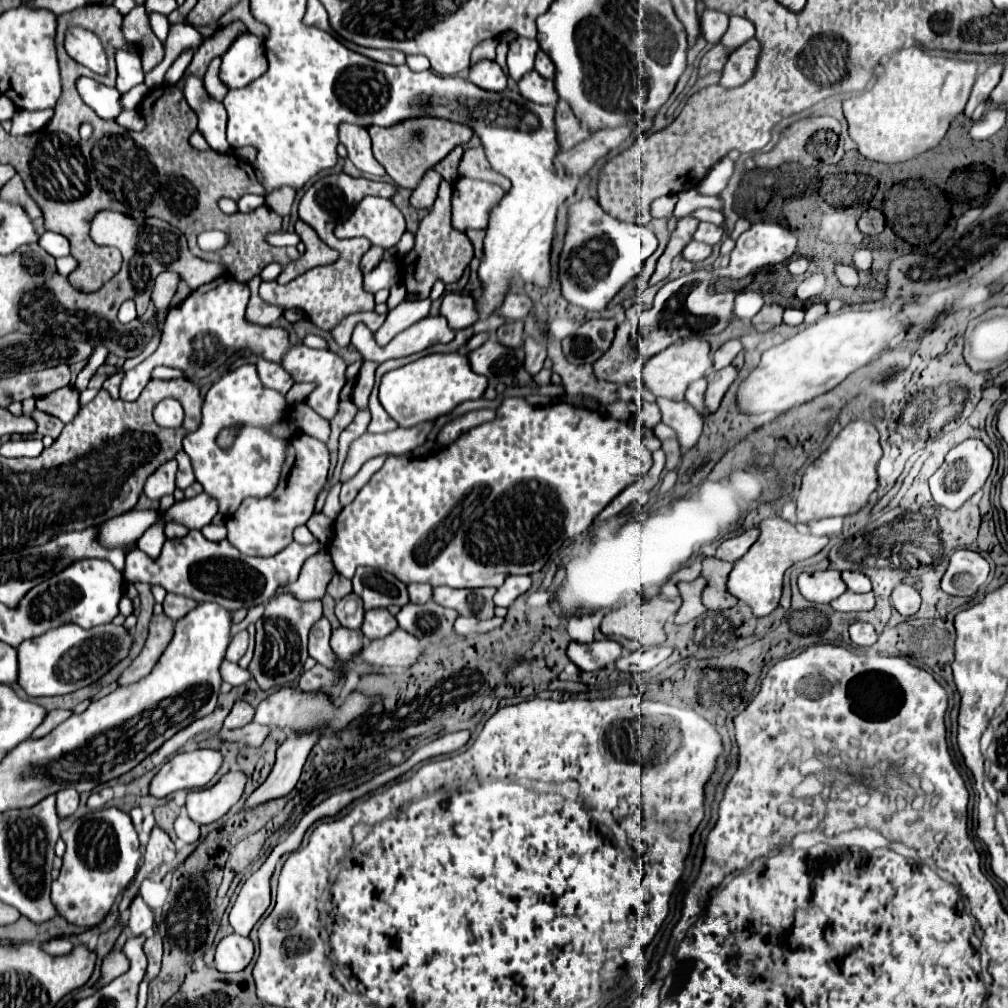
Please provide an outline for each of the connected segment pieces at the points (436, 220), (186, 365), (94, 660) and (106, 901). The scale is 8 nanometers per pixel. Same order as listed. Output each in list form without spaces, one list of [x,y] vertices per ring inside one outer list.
[[[442,182],[438,190],[438,198],[432,206],[432,210],[422,218],[418,232],[416,232],[416,244],[412,248],[416,260],[412,264],[402,264],[402,282],[406,286],[406,300],[424,300],[430,296],[432,286],[436,280],[442,280],[444,284],[454,284],[464,274],[466,266],[472,260],[472,244],[466,234],[456,234],[450,224],[450,198],[452,198],[454,186],[450,182]]]
[[[218,278],[210,284],[196,288],[178,308],[172,308],[168,312],[166,322],[162,326],[162,338],[158,350],[124,376],[122,398],[136,400],[138,394],[144,390],[148,374],[152,374],[156,366],[180,368],[188,374],[190,380],[198,380],[208,376],[218,366],[222,366],[234,352],[242,348],[250,348],[254,354],[280,364],[286,352],[292,348],[286,330],[272,326],[256,326],[246,322],[244,318],[246,304],[248,304],[248,286],[232,278]]]
[[[64,624],[54,628],[38,638],[24,640],[18,648],[18,684],[26,690],[28,696],[62,696],[86,688],[98,682],[108,674],[118,662],[128,658],[134,644],[134,634],[124,626],[104,624],[90,630],[80,628],[78,624]]]
[[[102,808],[76,820],[62,832],[62,840],[66,842],[66,854],[60,876],[52,882],[52,902],[70,924],[96,926],[138,872],[142,858],[138,834],[126,812]]]

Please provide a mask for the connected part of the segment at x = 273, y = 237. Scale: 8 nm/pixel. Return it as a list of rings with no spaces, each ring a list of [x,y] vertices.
[[[280,230],[280,232],[268,234],[268,236],[266,236],[266,242],[268,242],[270,246],[296,246],[296,244],[300,242],[300,238],[298,238],[294,232]]]

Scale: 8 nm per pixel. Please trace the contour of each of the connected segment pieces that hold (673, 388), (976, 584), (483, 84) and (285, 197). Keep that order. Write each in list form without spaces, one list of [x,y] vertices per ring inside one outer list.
[[[690,338],[690,340],[678,340],[672,346],[664,348],[664,352],[658,352],[660,356],[660,366],[644,366],[642,368],[642,378],[640,382],[646,384],[646,388],[654,394],[654,396],[664,396],[670,400],[684,400],[684,392],[686,386],[698,378],[702,378],[710,368],[712,368],[712,360],[710,360],[710,344],[702,338]]]
[[[956,550],[942,578],[942,590],[950,596],[972,596],[988,578],[988,562],[972,550]]]
[[[482,60],[470,70],[470,82],[488,92],[502,92],[506,88],[506,76],[496,62]]]
[[[288,186],[276,188],[266,196],[266,206],[272,208],[280,216],[288,216],[290,208],[294,204],[294,198],[296,198],[296,190],[294,188],[288,188]]]

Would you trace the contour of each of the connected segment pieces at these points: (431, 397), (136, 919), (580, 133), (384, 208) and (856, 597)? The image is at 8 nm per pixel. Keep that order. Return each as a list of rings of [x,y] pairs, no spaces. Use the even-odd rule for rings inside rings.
[[[428,354],[402,368],[390,370],[382,376],[380,384],[380,404],[392,420],[402,428],[410,428],[422,422],[432,422],[442,414],[452,412],[458,404],[466,400],[482,398],[488,382],[484,376],[472,372],[470,360],[466,354]]]
[[[136,896],[132,906],[130,906],[130,936],[148,936],[152,934],[154,926],[154,914],[152,910],[144,904],[142,896]]]
[[[566,100],[558,102],[558,108],[556,108],[556,128],[558,128],[560,150],[570,150],[578,142],[582,142],[584,138],[590,136],[590,132],[580,124],[580,120],[576,118],[576,114],[572,112],[572,108],[570,108],[570,104]]]
[[[364,198],[354,214],[340,224],[336,230],[338,238],[368,238],[374,246],[384,250],[396,246],[406,232],[406,222],[402,212],[386,200]]]
[[[846,590],[840,598],[832,600],[830,606],[838,612],[860,612],[860,610],[872,610],[874,608],[874,592],[868,594],[856,594]]]

